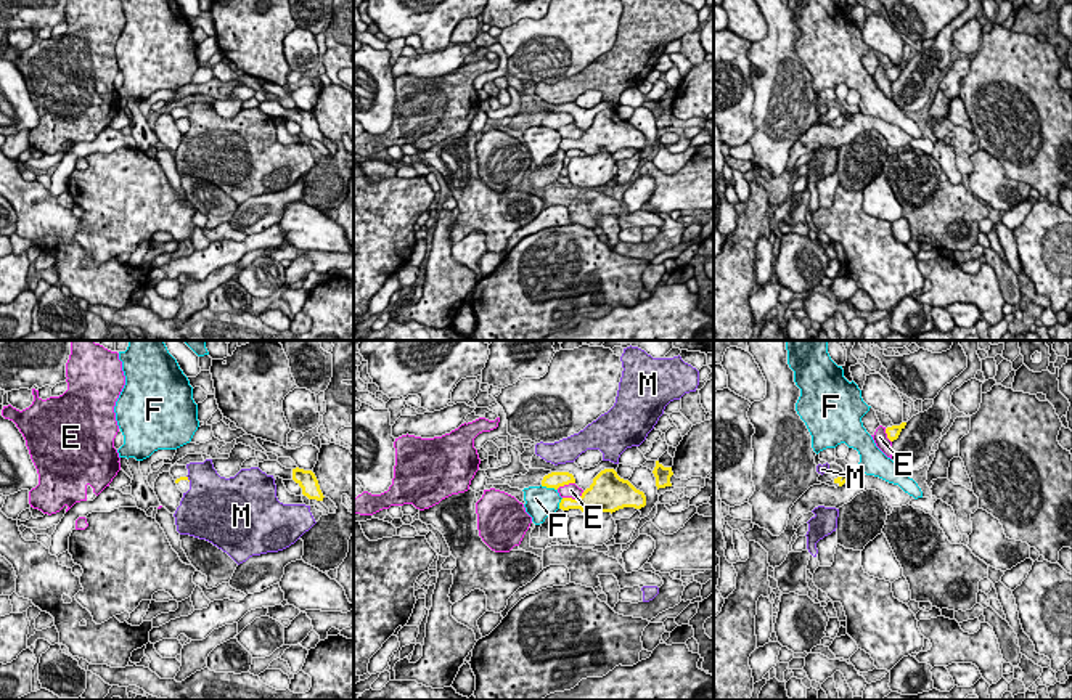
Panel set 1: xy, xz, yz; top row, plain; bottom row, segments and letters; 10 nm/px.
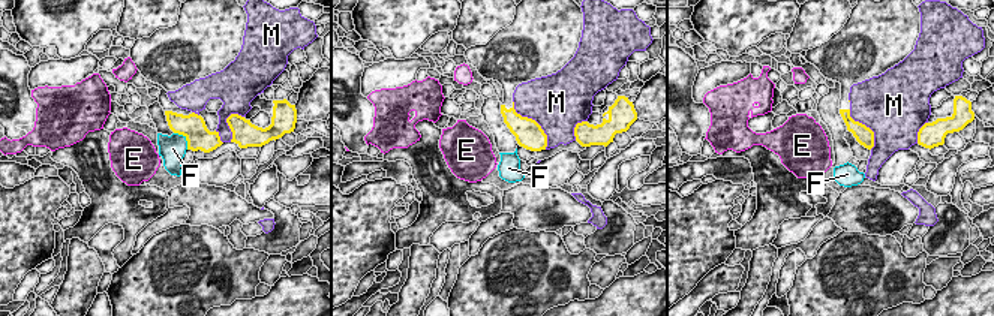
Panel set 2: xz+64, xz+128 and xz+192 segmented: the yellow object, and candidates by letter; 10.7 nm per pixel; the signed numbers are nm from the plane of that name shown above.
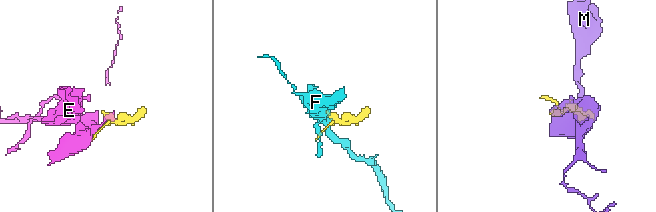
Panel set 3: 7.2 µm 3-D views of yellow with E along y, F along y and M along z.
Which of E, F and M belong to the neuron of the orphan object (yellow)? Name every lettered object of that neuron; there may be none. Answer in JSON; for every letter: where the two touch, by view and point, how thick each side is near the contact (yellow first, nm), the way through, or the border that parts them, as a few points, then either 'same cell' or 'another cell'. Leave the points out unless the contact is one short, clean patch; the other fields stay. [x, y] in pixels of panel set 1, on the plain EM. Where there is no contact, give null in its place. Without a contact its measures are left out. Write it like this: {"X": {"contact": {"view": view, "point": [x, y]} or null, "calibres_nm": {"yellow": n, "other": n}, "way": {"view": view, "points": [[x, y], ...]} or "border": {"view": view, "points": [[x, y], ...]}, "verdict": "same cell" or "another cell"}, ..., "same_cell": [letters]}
{"E": {"contact": {"view": "xz", "point": [571, 138]}, "calibres_nm": {"yellow": 280, "other": 140}, "verdict": "another cell"}, "F": {"contact": {"view": "xz", "point": [548, 127]}, "calibres_nm": {"yellow": 160, "other": 320}, "border": {"view": "xz", "points": [[540, 126], [556, 130]]}, "verdict": "another cell"}, "M": {"contact": {"view": "xy", "point": [187, 119]}, "calibres_nm": {"yellow": 50, "other": 380}, "verdict": "another cell"}, "same_cell": []}

